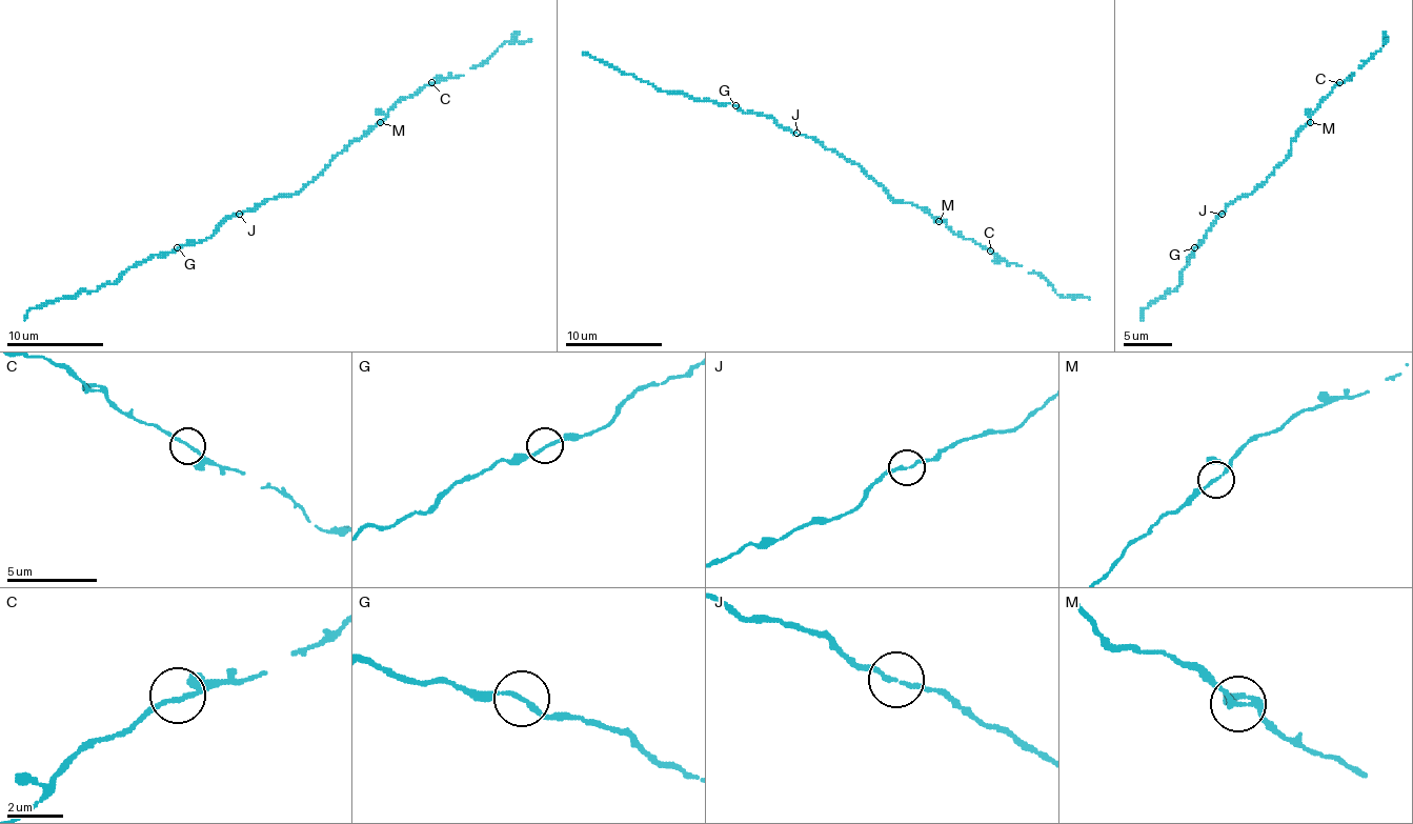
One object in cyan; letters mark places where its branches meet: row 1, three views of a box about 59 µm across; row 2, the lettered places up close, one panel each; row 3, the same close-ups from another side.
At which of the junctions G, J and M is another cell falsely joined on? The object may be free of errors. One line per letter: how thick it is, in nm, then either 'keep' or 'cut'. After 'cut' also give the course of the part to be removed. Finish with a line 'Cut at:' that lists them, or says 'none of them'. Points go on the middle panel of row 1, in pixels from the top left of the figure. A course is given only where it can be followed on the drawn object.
G: 140 nm | keep
J: 140 nm | keep
M: 140 nm | keep
Cut at: none of them

